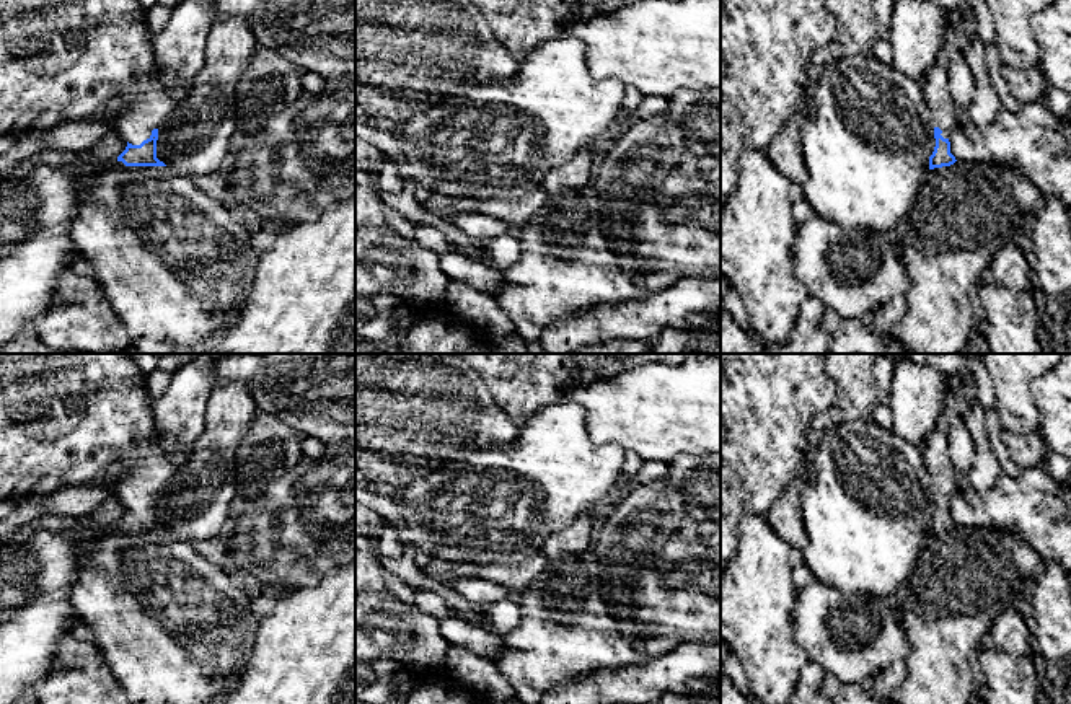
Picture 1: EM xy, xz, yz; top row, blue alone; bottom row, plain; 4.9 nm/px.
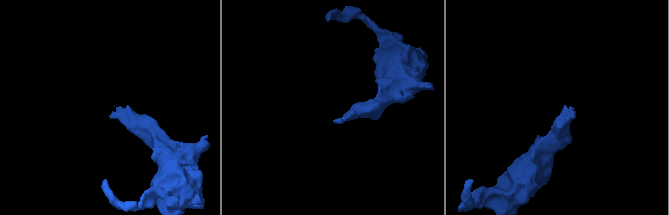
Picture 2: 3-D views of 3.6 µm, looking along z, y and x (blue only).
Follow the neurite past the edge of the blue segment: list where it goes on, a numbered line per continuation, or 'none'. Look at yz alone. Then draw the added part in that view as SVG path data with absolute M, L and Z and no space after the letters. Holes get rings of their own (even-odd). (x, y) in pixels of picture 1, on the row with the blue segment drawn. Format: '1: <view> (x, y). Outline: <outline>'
1: yz (936, 93). Outline: M959 8L962 21L944 29L944 41L934 65L926 72L923 98L929 108L934 125L949 139L959 124L954 99L949 93L949 68L952 55L963 52L973 36L978 36L978 21L972 10Z

